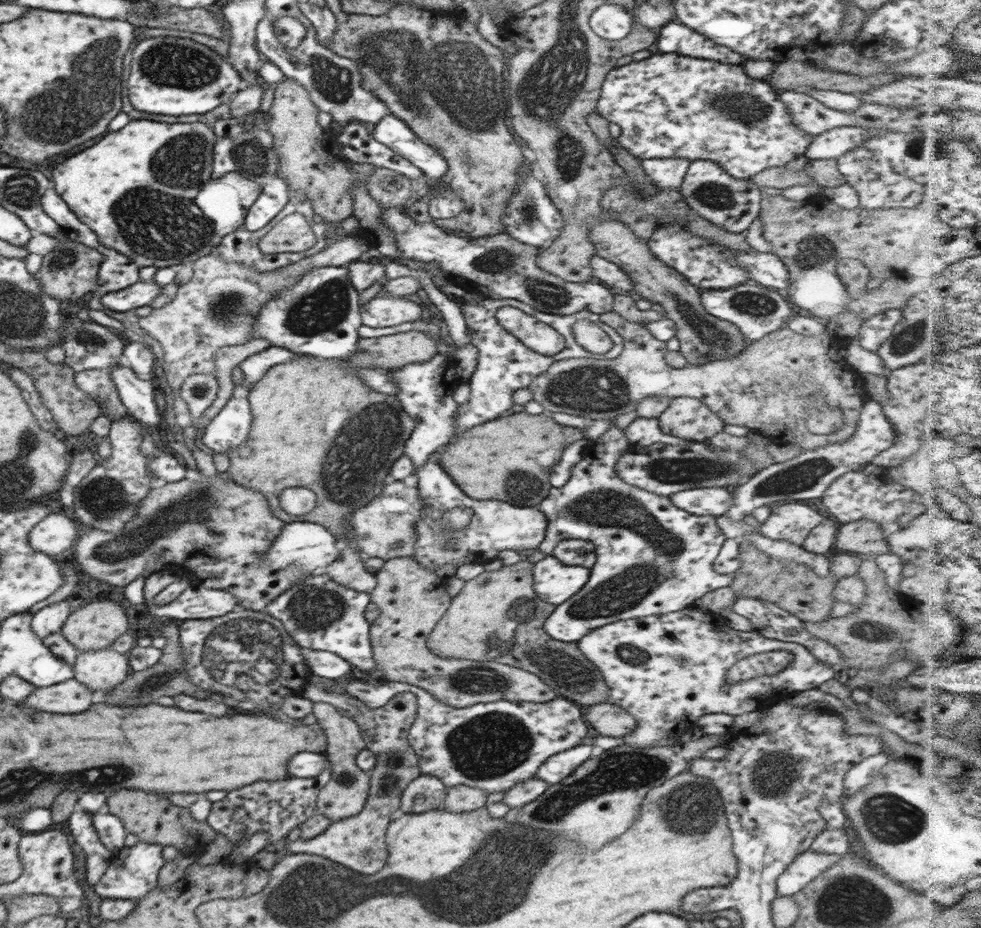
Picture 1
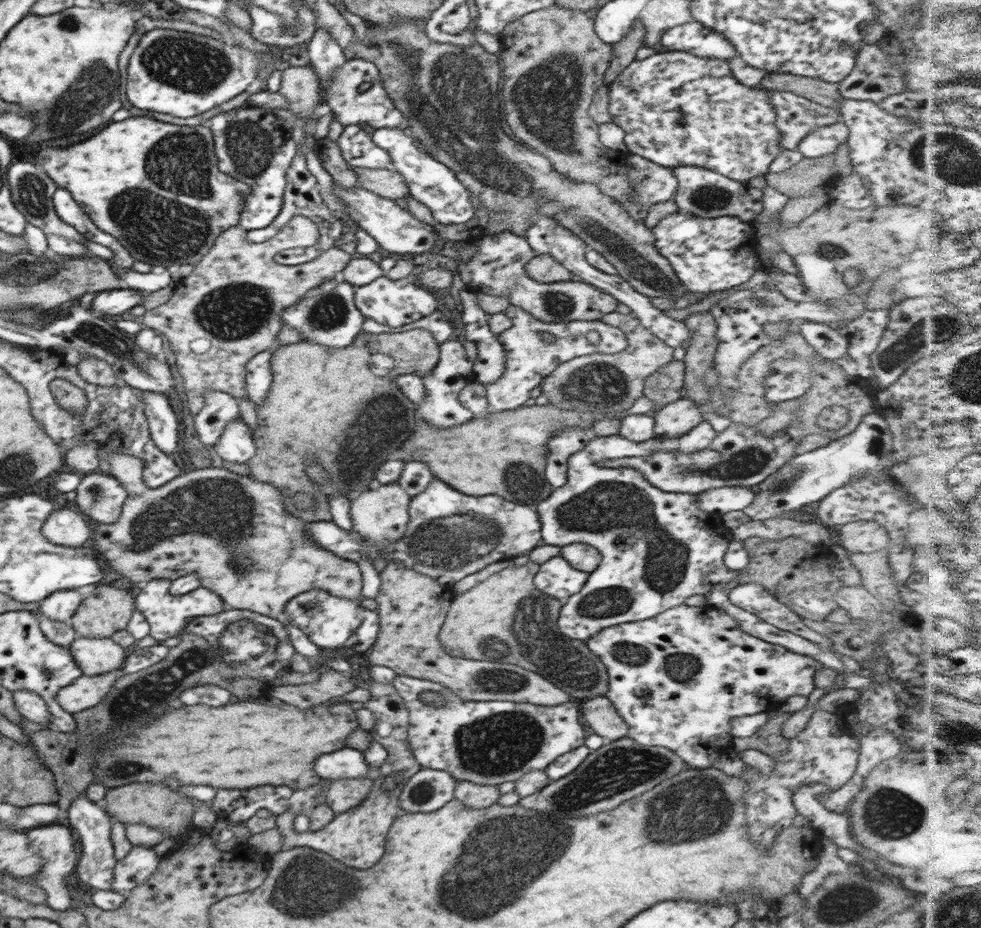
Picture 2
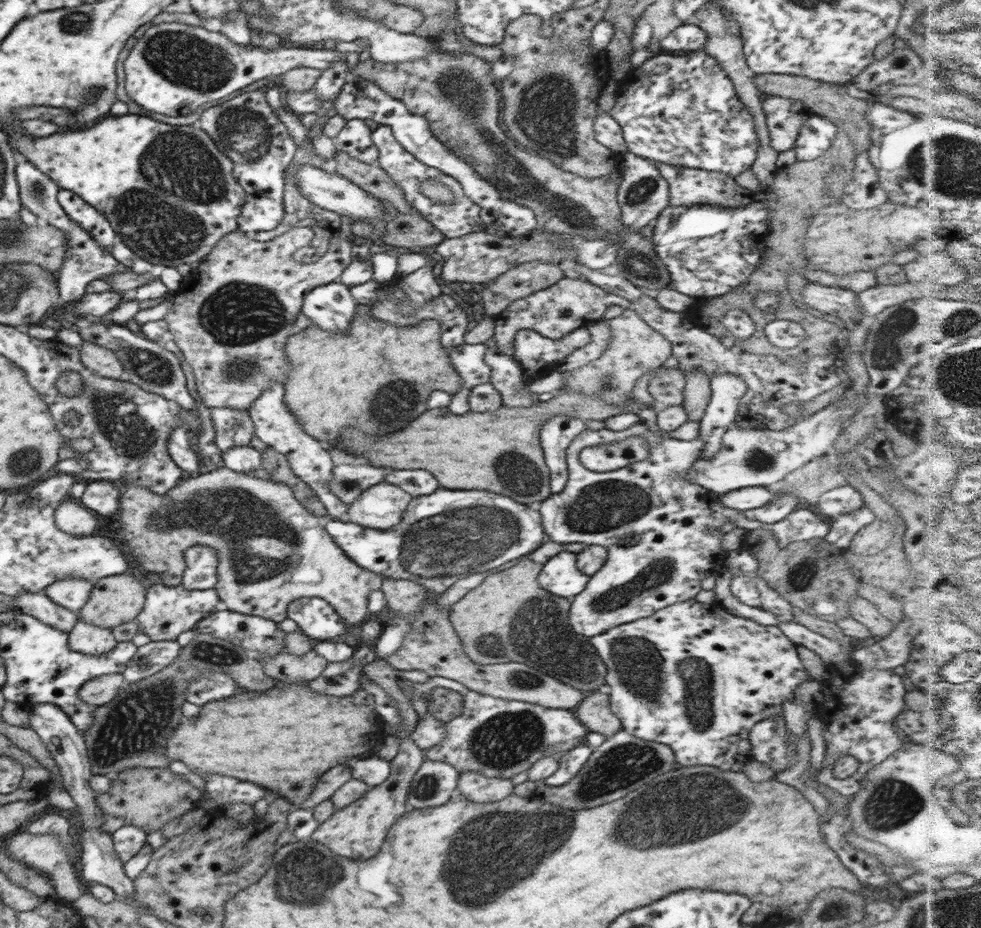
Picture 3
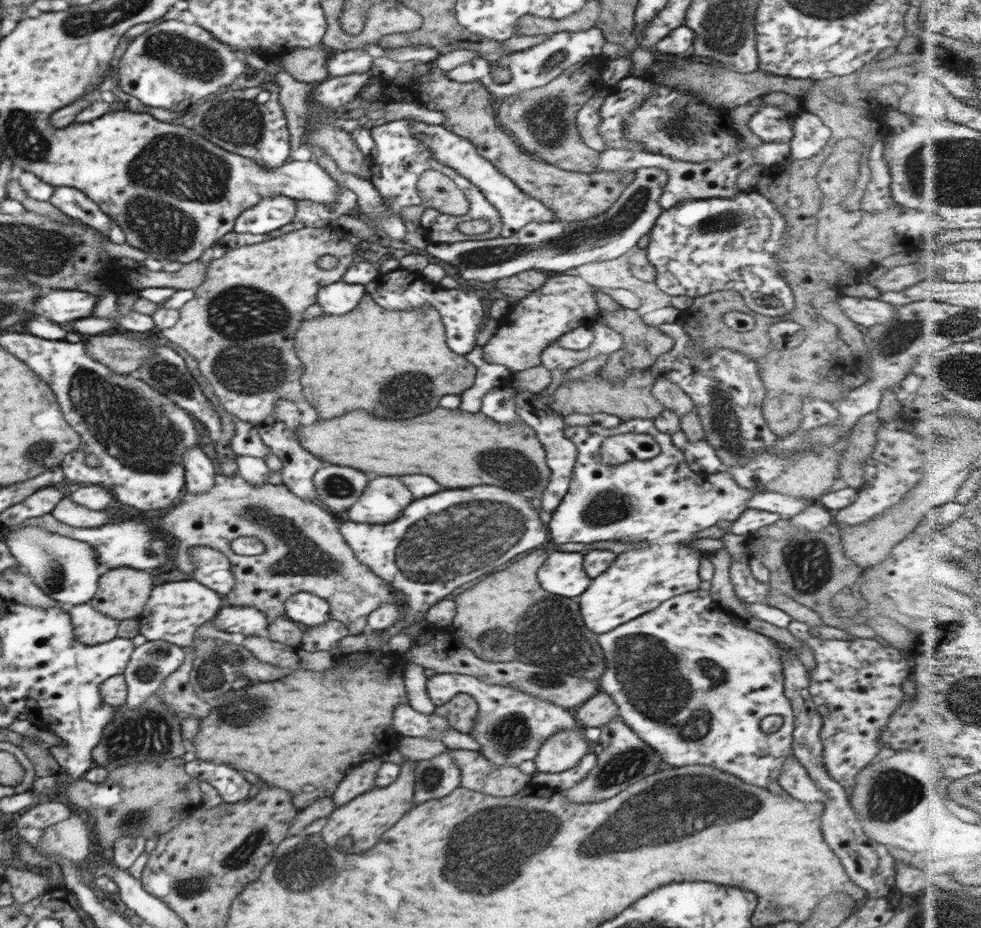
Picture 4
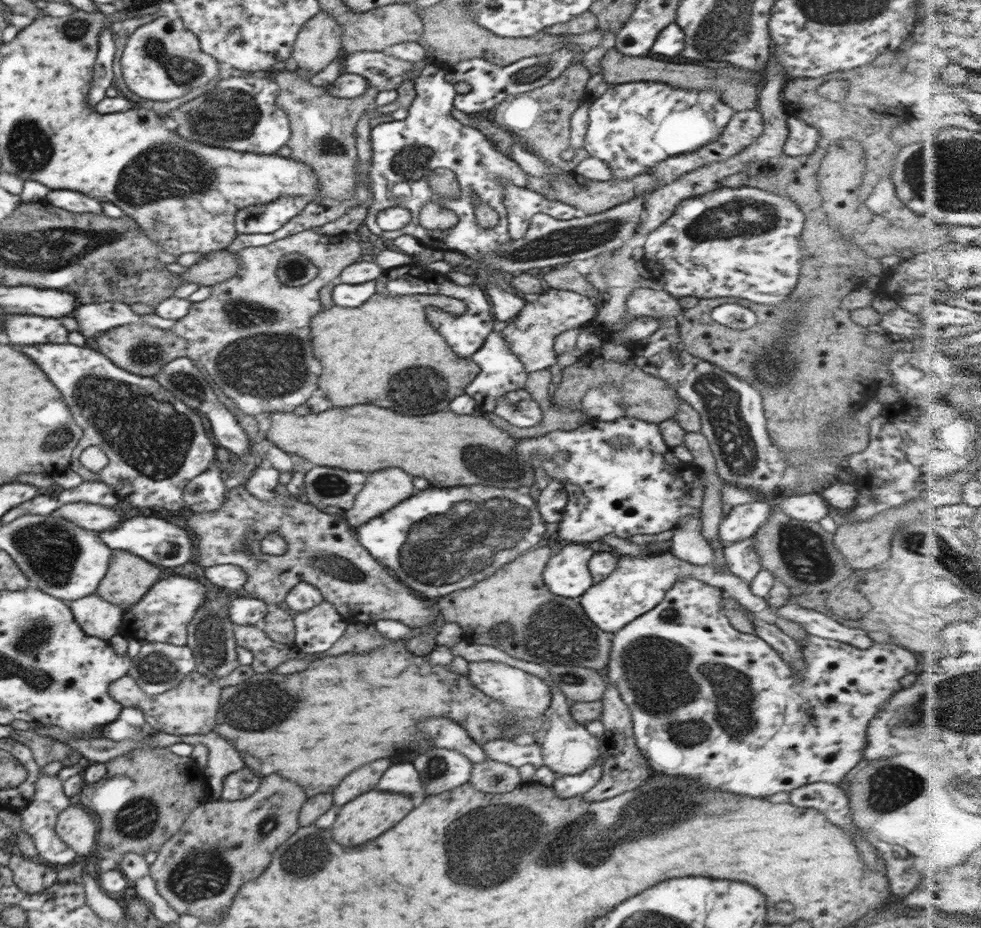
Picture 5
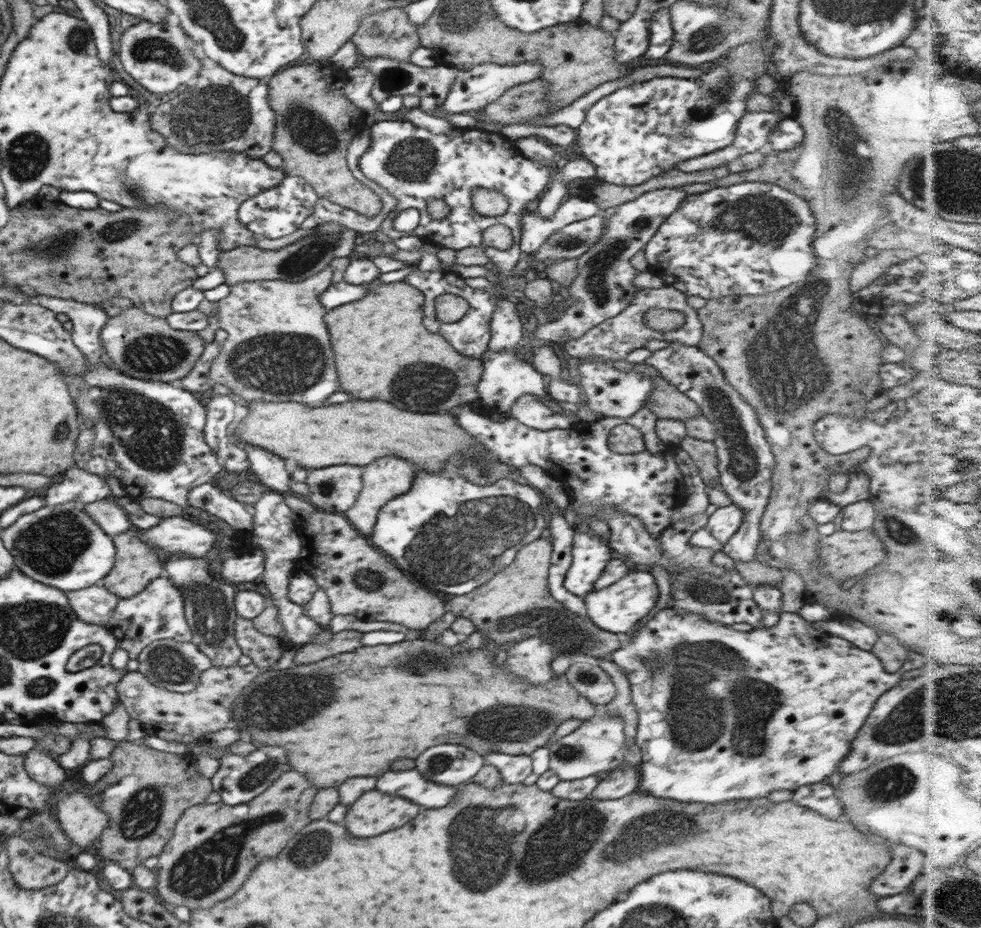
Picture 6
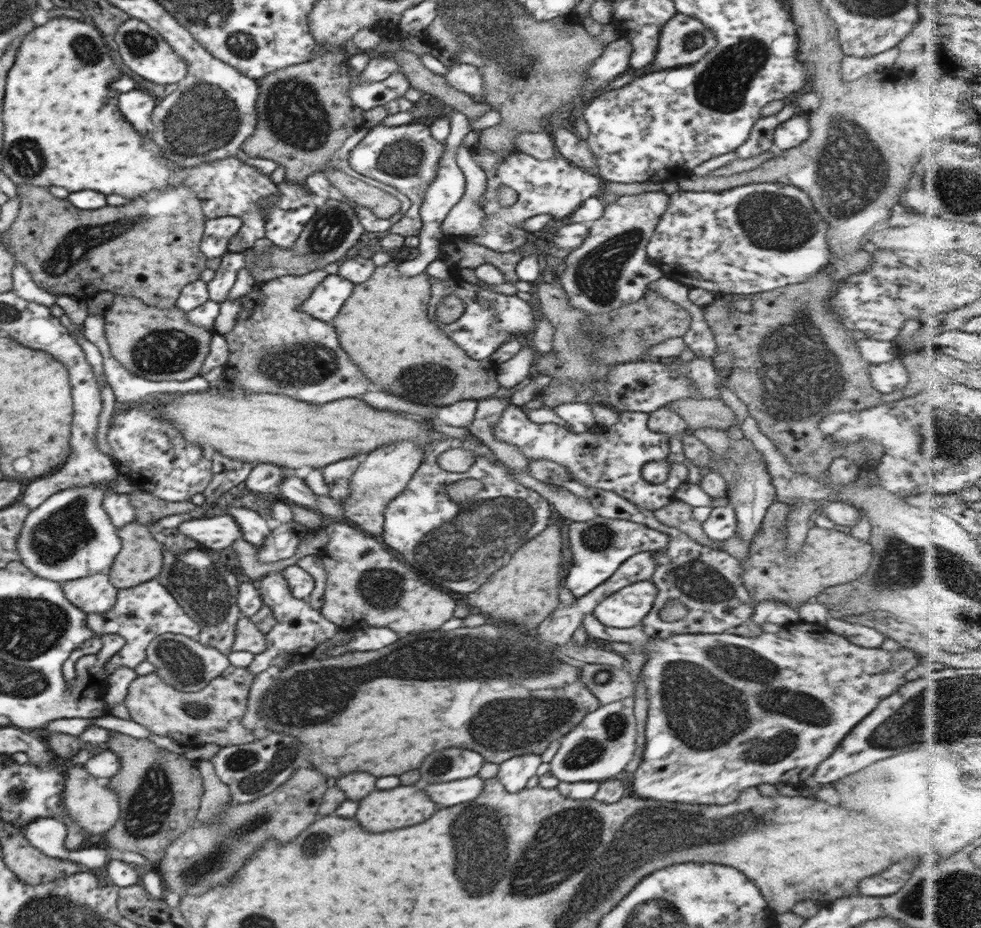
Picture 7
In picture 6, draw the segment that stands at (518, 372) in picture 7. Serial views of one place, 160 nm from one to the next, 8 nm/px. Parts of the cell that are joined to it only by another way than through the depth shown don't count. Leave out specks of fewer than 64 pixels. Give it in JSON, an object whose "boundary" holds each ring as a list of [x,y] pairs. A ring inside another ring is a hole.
{"boundary":[[[679,187],[650,190],[640,194],[635,201],[625,202],[608,211],[601,238],[587,252],[576,258],[578,274],[563,293],[573,298],[575,303],[571,303],[571,306],[563,310],[555,322],[547,321],[532,326],[516,348],[517,359],[515,360],[523,360],[529,364],[533,341],[539,340],[555,346],[560,342],[561,336],[570,339],[579,338],[593,326],[598,326],[607,318],[612,318],[621,310],[625,310],[635,298],[637,289],[633,287],[633,278],[639,273],[631,267],[629,258],[637,250],[644,248],[657,227],[678,207],[685,195],[685,191],[680,190]]]}

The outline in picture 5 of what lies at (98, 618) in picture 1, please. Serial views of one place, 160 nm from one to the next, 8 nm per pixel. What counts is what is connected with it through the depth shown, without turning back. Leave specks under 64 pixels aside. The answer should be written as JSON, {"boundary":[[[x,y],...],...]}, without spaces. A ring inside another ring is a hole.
{"boundary":[[[112,551],[109,567],[95,594],[118,606],[122,612],[133,606],[159,580],[159,567],[153,566],[135,554]]]}

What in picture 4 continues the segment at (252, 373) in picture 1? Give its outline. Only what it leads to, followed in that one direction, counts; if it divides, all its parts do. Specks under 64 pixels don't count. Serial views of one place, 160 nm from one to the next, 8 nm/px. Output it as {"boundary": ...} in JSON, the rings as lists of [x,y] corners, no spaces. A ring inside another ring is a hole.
{"boundary":[[[284,398],[275,399],[273,414],[269,419],[265,419],[256,424],[260,441],[281,460],[280,478],[285,485],[297,498],[304,500],[317,500],[316,490],[313,486],[312,476],[316,470],[327,465],[325,461],[319,460],[308,450],[305,450],[296,435],[297,427],[300,426],[299,410],[295,402]]]}

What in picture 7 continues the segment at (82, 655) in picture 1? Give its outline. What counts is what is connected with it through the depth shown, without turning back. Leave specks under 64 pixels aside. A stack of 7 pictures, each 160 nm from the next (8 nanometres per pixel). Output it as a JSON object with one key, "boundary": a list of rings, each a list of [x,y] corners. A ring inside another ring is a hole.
{"boundary":[[[107,571],[65,581],[60,587],[64,597],[86,614],[103,614],[116,601],[117,589],[111,586]]]}

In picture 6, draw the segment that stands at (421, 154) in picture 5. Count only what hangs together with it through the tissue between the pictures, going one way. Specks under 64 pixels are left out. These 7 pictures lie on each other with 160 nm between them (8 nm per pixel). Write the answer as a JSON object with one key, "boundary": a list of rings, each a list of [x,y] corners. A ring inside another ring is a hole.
{"boundary":[[[383,120],[373,123],[369,128],[369,146],[359,157],[358,166],[365,178],[372,180],[386,190],[393,198],[391,212],[379,224],[379,230],[383,235],[389,238],[395,235],[399,237],[415,236],[420,238],[425,244],[437,244],[442,248],[451,248],[451,250],[461,250],[467,247],[481,246],[481,234],[487,226],[493,224],[503,224],[509,228],[512,236],[512,244],[507,250],[498,250],[495,248],[484,248],[483,252],[487,261],[495,266],[495,282],[501,283],[503,278],[509,275],[511,269],[517,264],[517,258],[521,254],[519,248],[519,217],[523,211],[529,211],[529,207],[534,206],[541,193],[548,187],[552,174],[557,170],[557,165],[549,163],[548,166],[538,161],[531,161],[520,155],[513,141],[506,139],[499,132],[485,131],[479,128],[453,128],[446,133],[432,133],[427,129],[413,126],[410,122],[403,120]],[[472,188],[485,188],[485,190],[494,190],[502,194],[507,199],[507,210],[501,216],[481,216],[473,210],[470,201],[470,192]],[[441,199],[447,203],[450,211],[445,218],[433,220],[427,214],[426,200]],[[406,208],[414,208],[419,212],[417,226],[408,232],[394,232],[391,226],[392,220],[397,211]],[[500,297],[490,322],[490,339],[487,349],[491,352],[517,348],[525,337],[527,324],[515,314],[516,301]]]}

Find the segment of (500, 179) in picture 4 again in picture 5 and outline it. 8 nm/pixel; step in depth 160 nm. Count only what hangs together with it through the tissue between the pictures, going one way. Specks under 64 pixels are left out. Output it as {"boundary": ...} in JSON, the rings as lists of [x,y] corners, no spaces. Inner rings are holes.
{"boundary":[[[511,183],[502,188],[502,203],[511,240],[519,240],[525,234],[529,219],[537,213],[546,214],[555,220],[569,220],[587,215],[564,202],[547,200],[536,192]]]}

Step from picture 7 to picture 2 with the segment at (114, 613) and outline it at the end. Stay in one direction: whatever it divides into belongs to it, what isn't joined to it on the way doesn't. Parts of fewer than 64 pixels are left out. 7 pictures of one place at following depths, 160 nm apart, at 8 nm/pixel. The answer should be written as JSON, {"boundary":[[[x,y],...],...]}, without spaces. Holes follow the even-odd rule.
{"boundary":[[[153,579],[147,581],[145,586],[134,597],[134,606],[143,615],[149,625],[149,636],[157,642],[166,638],[175,637],[182,632],[182,628],[198,616],[211,616],[222,611],[222,600],[206,588],[197,587],[182,594],[173,596],[168,593],[170,582],[167,579]]]}

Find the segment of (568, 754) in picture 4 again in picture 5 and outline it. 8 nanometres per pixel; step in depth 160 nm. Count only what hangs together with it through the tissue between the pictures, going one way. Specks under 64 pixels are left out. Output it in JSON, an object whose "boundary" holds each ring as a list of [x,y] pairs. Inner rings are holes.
{"boundary":[[[549,687],[549,689],[551,700],[549,700],[547,710],[543,712],[543,716],[548,719],[548,727],[544,731],[544,737],[539,741],[543,766],[547,767],[555,776],[565,776],[565,774],[579,774],[595,764],[600,764],[606,741],[597,739],[589,734],[583,725],[575,722],[570,717],[569,702],[561,691],[558,688]]]}

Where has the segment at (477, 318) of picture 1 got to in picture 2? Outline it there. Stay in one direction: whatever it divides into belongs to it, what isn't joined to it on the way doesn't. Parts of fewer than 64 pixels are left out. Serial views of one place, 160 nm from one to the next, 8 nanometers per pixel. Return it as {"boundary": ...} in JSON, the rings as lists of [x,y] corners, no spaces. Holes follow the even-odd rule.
{"boundary":[[[507,306],[503,315],[511,320],[511,328],[497,333],[496,340],[505,353],[505,367],[501,374],[489,384],[484,385],[486,409],[483,412],[472,413],[472,417],[485,417],[487,413],[499,410],[513,410],[529,403],[529,390],[535,388],[555,367],[571,358],[585,357],[594,353],[616,354],[626,346],[626,336],[621,330],[607,326],[600,320],[587,322],[579,320],[573,322],[541,322],[533,316],[525,314],[517,306]],[[595,330],[600,335],[597,345],[589,345],[586,333]],[[541,333],[552,334],[551,343],[545,343]]]}

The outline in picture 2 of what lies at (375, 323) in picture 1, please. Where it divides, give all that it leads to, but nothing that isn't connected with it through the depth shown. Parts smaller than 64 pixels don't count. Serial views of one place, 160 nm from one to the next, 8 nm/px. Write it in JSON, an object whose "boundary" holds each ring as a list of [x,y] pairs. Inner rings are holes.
{"boundary":[[[416,272],[397,281],[391,281],[382,274],[375,281],[354,288],[354,306],[364,319],[371,319],[377,324],[387,325],[396,330],[431,315],[436,310],[436,304],[435,295],[421,288]]]}

